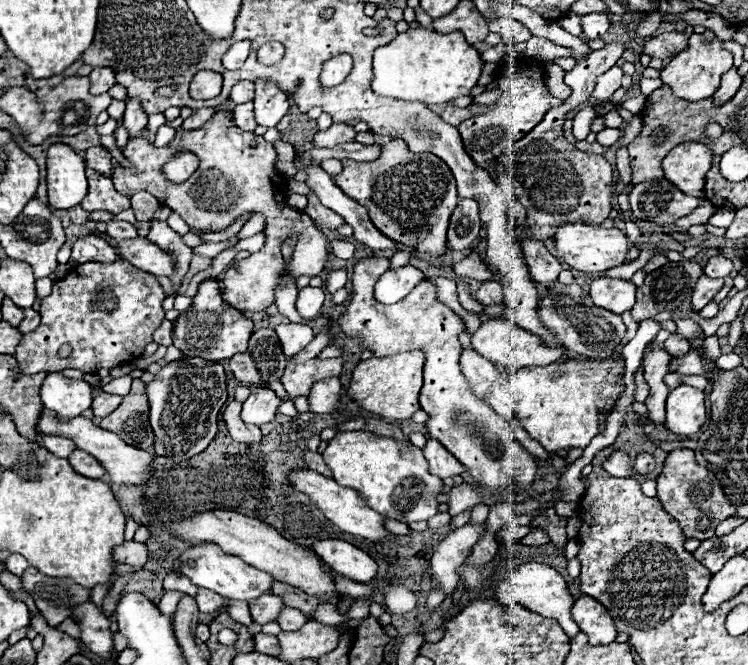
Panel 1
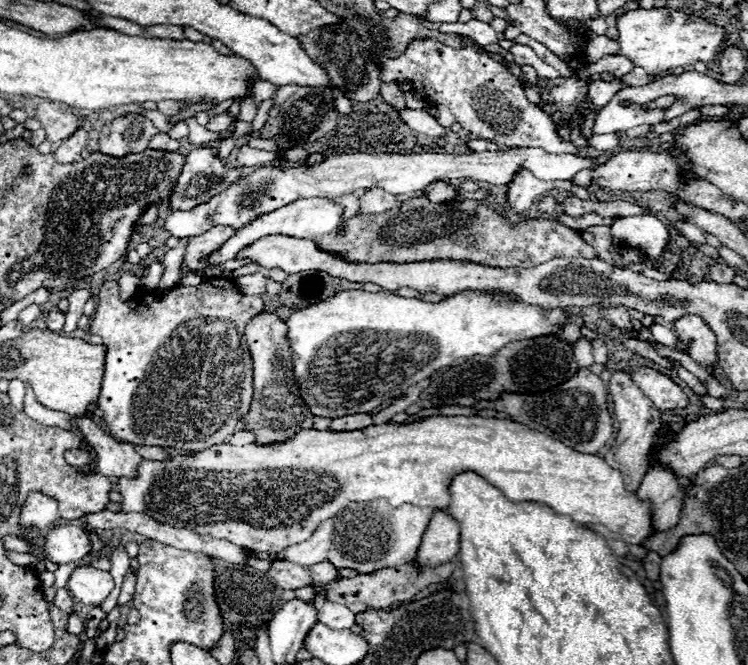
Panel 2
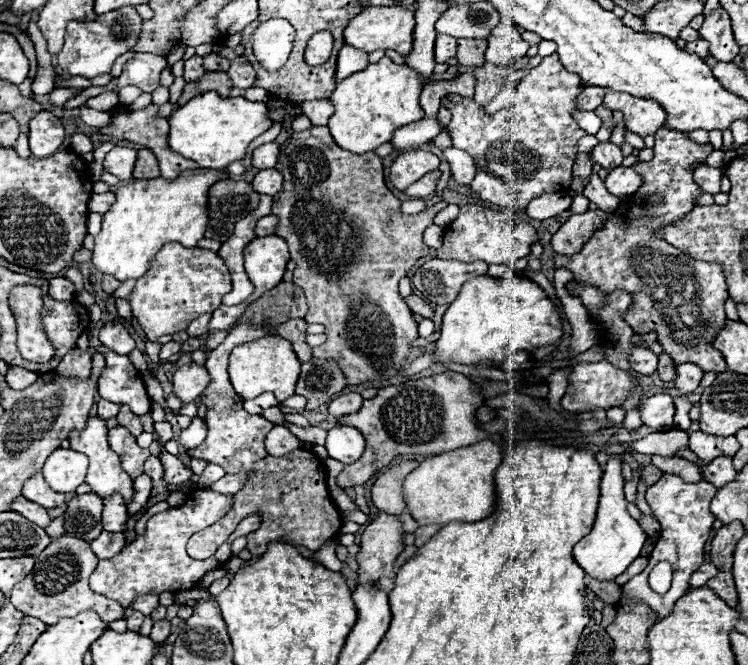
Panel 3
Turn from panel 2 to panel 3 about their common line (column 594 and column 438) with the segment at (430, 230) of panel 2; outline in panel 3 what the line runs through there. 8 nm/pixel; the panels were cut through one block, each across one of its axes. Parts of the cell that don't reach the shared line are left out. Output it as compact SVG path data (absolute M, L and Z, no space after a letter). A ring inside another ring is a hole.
M468 204L468 206L462 206L458 218L446 226L444 244L440 250L436 250L436 256L450 258L450 260L462 260L462 262L484 260L488 264L510 264L518 258L528 256L530 244L536 240L538 240L536 228L524 222L520 214L516 212L506 214L506 212L488 210L484 206Z

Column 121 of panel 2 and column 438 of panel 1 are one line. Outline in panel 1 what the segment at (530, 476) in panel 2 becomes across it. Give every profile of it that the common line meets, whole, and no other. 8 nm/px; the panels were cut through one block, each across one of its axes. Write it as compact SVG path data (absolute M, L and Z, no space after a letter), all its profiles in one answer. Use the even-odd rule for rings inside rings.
M364 430L338 432L328 442L322 458L340 486L358 490L370 500L370 508L386 518L412 524L438 514L436 496L442 492L442 480L428 472L428 462L422 456L422 450L410 442L396 442Z

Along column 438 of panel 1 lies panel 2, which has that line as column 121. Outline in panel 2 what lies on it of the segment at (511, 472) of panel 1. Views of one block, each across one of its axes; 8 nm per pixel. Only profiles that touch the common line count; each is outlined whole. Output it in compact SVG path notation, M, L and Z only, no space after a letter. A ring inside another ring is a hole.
M212 278L212 280L204 280L198 286L178 286L172 292L160 296L148 290L138 290L132 300L122 302L120 300L120 288L118 282L104 282L100 286L98 292L98 302L96 302L96 312L92 316L90 322L90 332L102 338L102 344L106 346L106 362L104 362L104 380L102 380L102 388L100 388L100 396L98 396L98 408L102 410L102 422L106 424L106 432L120 442L128 442L128 444L136 444L136 446L162 446L162 448L180 448L180 450L188 450L188 452L198 452L216 444L224 444L228 440L228 436L232 436L236 432L236 426L240 424L240 420L248 414L250 410L250 402L252 402L252 358L250 358L250 350L246 344L246 336L244 336L244 328L246 322L260 314L264 310L264 302L262 296L244 296L236 284L230 278Z

